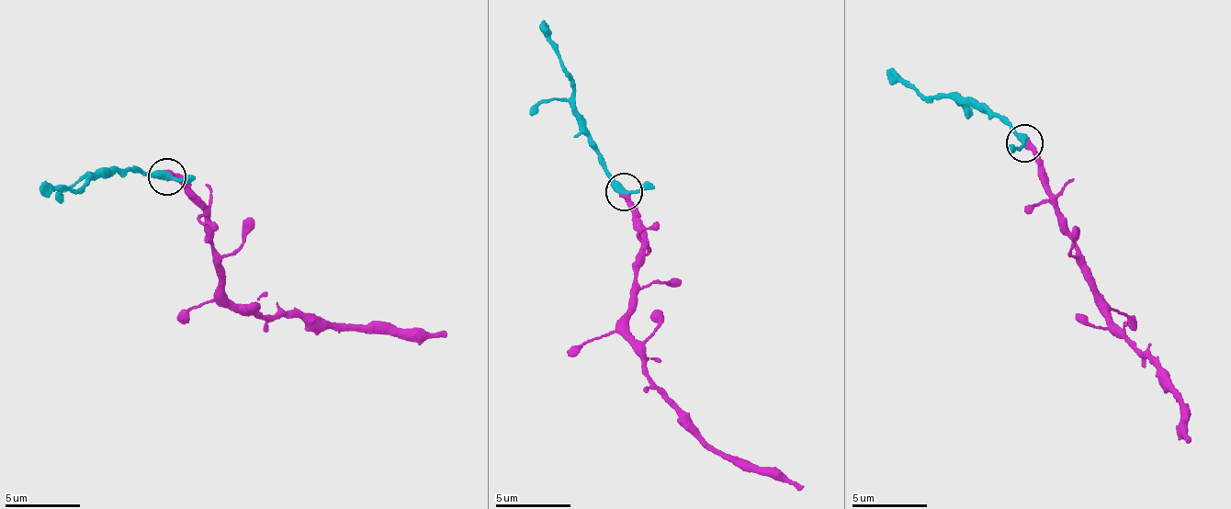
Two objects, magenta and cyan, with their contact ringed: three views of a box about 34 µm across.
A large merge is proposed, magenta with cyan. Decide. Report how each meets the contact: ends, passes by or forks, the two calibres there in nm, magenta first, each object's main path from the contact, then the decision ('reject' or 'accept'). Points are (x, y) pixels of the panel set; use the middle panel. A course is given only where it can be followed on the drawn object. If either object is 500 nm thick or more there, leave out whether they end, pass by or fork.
magenta ends there; cyan passes by; 440 nm thick on the magenta side, 360 nm on the other; magenta runs (623, 192), (642, 241), (626, 322), (653, 379), (710, 445), (745, 464), (782, 469), (803, 486); cyan runs (623, 192), (591, 138), (573, 100), (573, 74), (565, 65), (543, 19); accept

